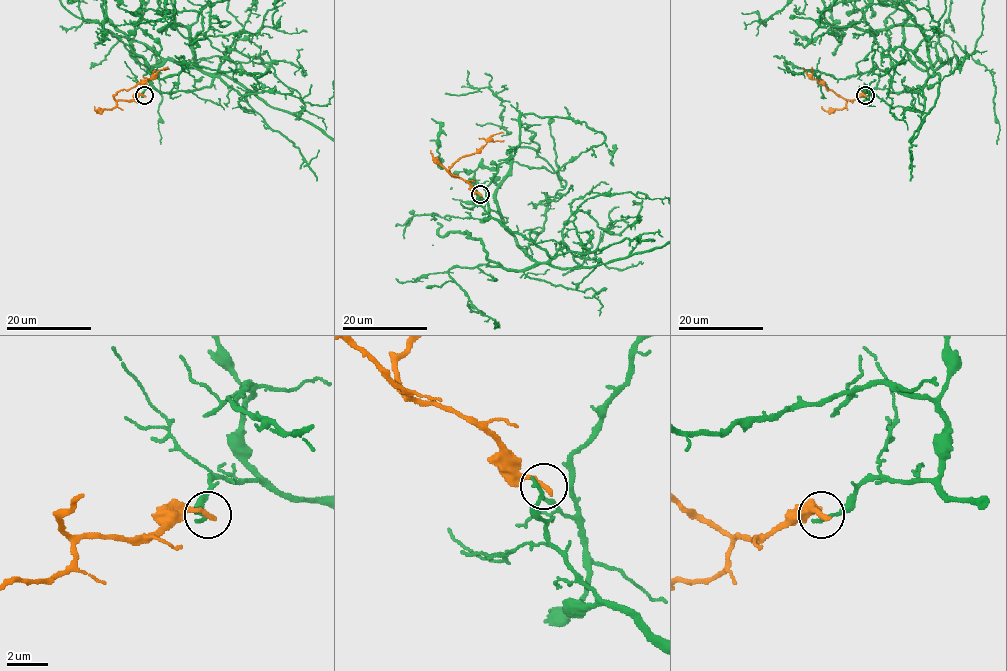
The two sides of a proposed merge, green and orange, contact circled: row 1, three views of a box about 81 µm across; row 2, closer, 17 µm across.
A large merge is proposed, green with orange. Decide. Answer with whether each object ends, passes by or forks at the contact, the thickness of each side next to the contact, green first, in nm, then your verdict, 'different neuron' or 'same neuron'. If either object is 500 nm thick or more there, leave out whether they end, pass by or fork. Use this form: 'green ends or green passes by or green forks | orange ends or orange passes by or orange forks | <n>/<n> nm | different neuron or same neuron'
green ends | orange ends | 220/280 nm | different neuron

